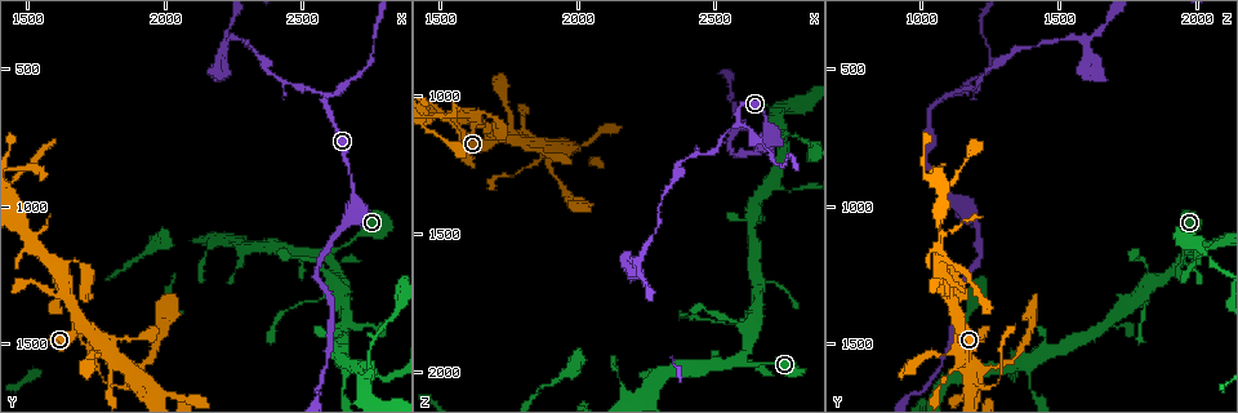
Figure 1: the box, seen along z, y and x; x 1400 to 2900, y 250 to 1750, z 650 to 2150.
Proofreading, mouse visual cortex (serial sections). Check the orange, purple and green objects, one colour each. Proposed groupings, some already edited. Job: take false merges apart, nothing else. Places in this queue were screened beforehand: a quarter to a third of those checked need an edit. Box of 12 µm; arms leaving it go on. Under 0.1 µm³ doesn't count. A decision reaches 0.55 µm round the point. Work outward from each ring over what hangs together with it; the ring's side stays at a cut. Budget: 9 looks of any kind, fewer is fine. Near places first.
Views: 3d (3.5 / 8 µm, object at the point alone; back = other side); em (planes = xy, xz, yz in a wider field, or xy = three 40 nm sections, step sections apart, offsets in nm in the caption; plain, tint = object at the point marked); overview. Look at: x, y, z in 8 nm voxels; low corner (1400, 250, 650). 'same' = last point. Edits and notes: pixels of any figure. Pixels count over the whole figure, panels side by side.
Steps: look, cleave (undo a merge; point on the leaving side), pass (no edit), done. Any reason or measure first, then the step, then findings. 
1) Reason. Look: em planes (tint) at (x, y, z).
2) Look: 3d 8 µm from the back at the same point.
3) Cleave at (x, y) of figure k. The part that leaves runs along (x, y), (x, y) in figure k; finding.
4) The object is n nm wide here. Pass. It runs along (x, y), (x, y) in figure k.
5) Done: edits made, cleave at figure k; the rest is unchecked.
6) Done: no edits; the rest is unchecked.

Arms part here. Look: 3d 3.5 µm from the back at (2590, 590, 1100).

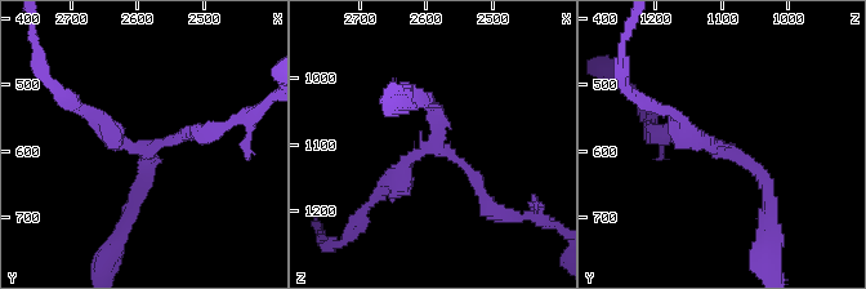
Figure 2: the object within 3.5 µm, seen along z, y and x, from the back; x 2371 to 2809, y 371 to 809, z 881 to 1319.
3 arms meet here; the arms are 150, 150, 250 nm wide; now the EM. Look: em planes (tint) at (2585, 595, 1095).

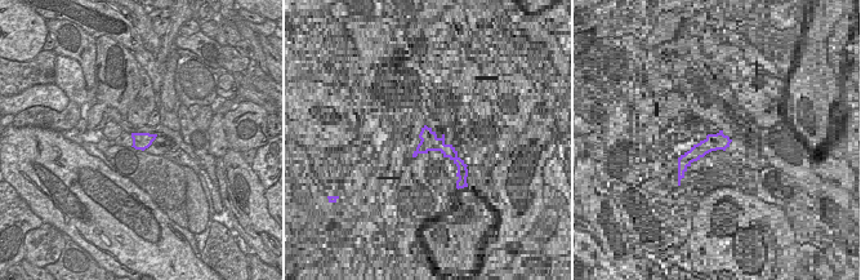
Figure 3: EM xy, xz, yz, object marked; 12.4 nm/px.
Pass. It runs along (769, 210), (749, 163), (660, 132) in figure 2; one cell here.

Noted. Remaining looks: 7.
Arms part here. Look: 3d 3.5 µm from the back at (1770, 1490, 1140).

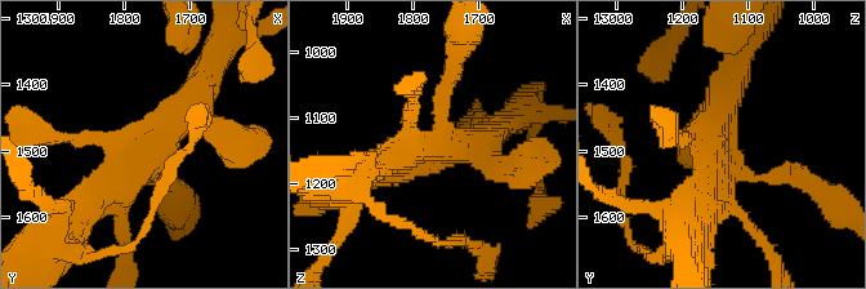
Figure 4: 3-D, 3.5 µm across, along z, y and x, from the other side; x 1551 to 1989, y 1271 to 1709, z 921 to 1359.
Look: em planes (tint) at (1755, 1500, 1150).

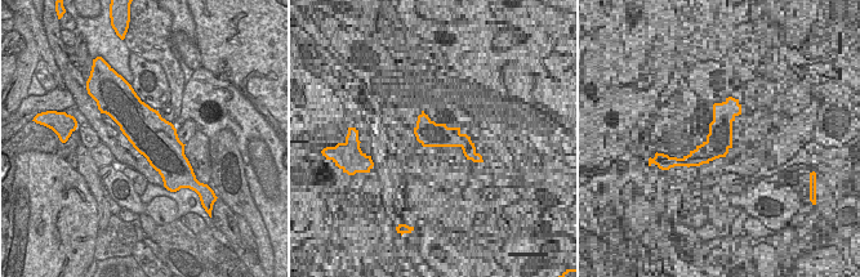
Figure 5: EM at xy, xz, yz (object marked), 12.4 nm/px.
Pass. It runs along (215, 128), (192, 111), (85, 207) in figure 4; continuous, no second cell.

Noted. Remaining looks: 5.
Thick turns thin. Look: 3d 8 µm at (1950, 1660, 1190).

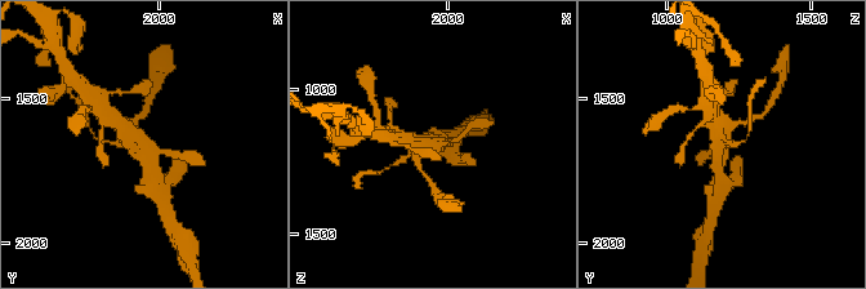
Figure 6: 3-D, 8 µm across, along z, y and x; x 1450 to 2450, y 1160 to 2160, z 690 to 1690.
Look: 3d 3.5 µm at (1950, 1660, 1200).

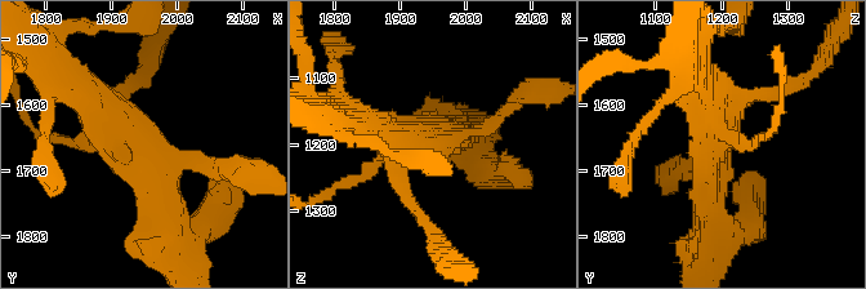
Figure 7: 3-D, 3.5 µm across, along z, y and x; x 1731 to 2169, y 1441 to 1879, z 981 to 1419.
Need the tissue. Look: em xy step 2 (tint) at (1955, 1665, 1195).

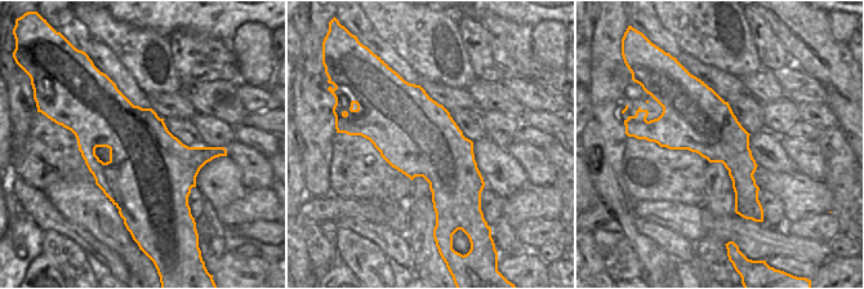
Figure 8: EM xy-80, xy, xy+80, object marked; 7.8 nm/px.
Pass. It runs along (84, 94), (163, 161), (218, 165) in figure 7; all the same cell.

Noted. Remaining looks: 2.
Arms part here. Look: 3d 3.5 µm at (2620, 1160, 1970).

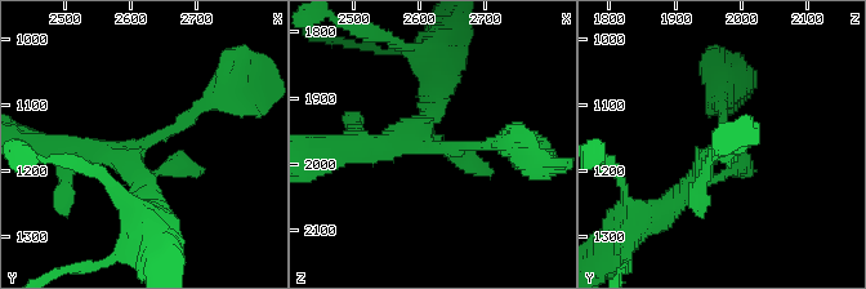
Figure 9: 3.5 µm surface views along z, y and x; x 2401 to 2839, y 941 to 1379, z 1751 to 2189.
Look: em xy step 2 (tint) at (2615, 1165, 1975).

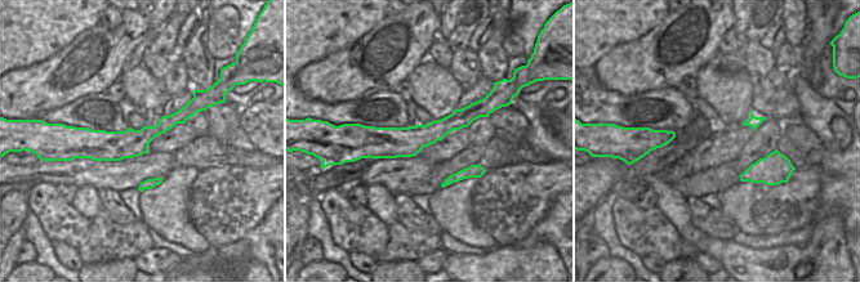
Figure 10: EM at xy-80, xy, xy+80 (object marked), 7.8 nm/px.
Pass. It runs along (211, 99), (141, 147), (144, 210) in figure 9; continuous, no second cell.

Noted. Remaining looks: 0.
Done: no edits; the rest is unchecked.

